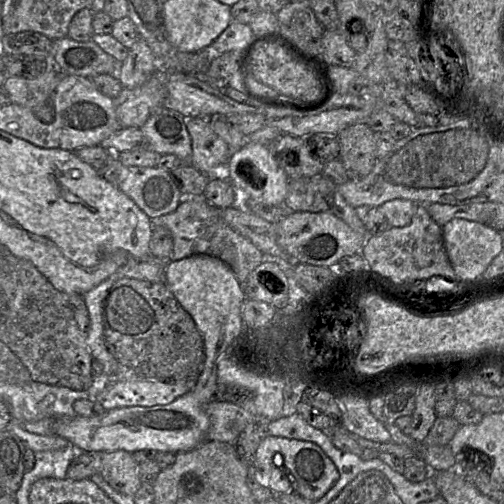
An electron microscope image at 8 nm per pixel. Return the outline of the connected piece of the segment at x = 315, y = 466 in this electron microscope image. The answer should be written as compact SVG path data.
M267 435L259 444L253 459L255 479L274 494L297 493L308 501L316 501L339 479L333 461L315 443Z

